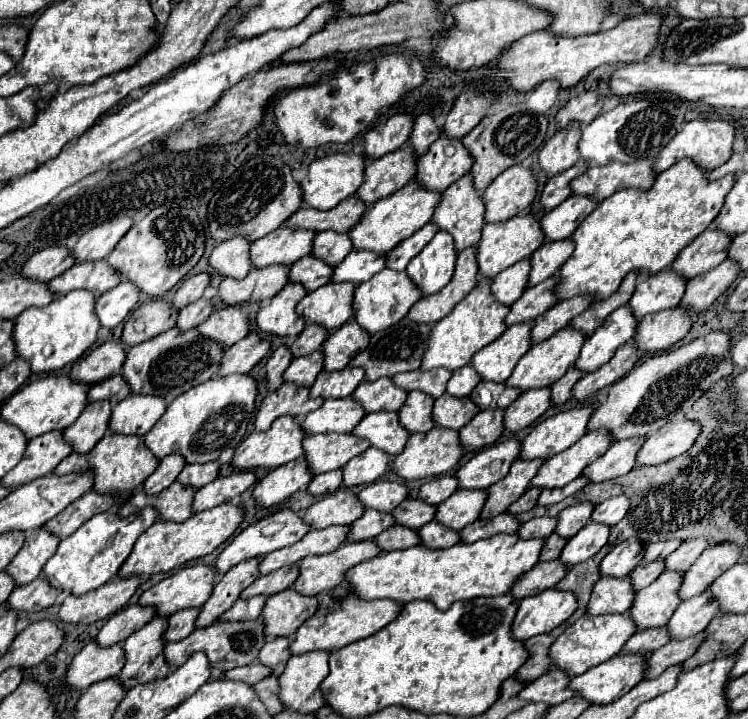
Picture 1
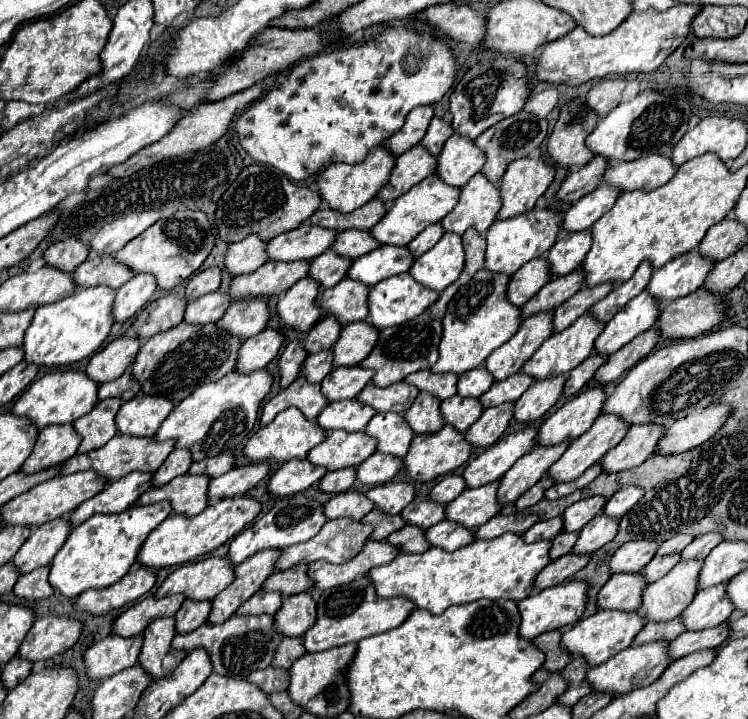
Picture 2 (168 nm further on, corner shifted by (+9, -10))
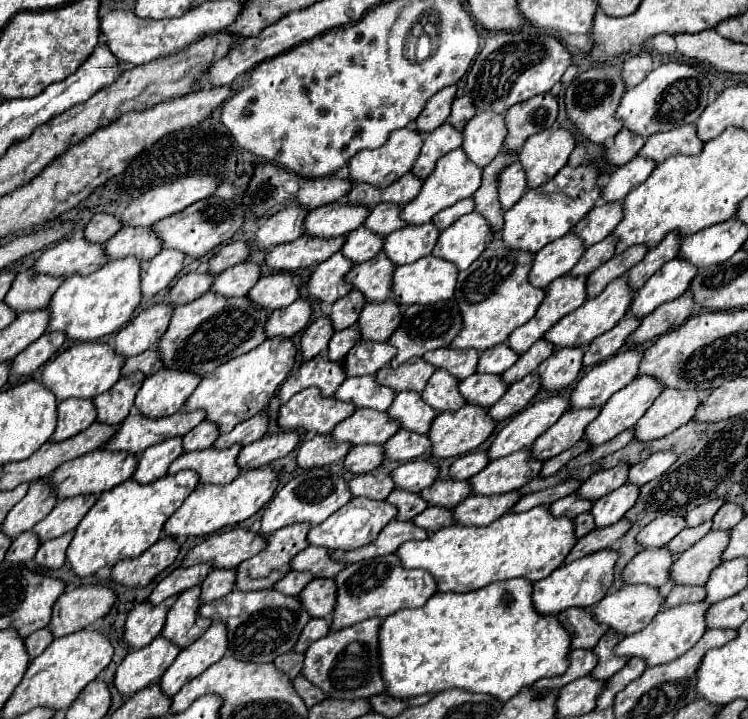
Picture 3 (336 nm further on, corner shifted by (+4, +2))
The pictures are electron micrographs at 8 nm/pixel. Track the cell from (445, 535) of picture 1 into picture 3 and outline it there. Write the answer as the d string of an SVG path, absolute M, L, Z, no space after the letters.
M509 492L505 496L469 496L461 500L451 512L457 524L461 526L487 526L493 520L501 518L509 508L519 500L517 492Z

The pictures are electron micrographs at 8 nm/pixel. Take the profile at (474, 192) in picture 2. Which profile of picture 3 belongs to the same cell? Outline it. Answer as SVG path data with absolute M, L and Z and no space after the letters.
M511 162L507 164L499 176L497 176L497 182L499 182L499 204L501 204L501 210L509 210L519 198L521 194L527 190L527 182L525 182L525 172L521 168L519 162Z

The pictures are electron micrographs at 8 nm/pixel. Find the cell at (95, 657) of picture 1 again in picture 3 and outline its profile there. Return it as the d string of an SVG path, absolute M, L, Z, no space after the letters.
M171 598L171 602L163 602L157 606L149 606L149 604L139 604L135 606L127 620L125 620L125 632L123 632L123 642L129 648L143 648L147 646L151 640L155 640L165 624L165 616L169 606L173 604L175 598Z

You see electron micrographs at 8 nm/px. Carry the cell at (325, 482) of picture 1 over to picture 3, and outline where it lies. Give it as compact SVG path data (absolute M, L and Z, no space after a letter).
M353 446L349 454L343 458L343 468L353 474L367 474L375 470L383 460L383 446Z

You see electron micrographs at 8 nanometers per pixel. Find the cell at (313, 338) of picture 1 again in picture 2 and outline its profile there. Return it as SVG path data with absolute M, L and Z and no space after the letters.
M326 316L322 318L320 322L314 324L314 328L308 332L308 338L306 338L306 350L310 354L314 352L320 352L320 350L326 350L326 348L332 348L340 336L340 330L342 330L342 324L334 318L334 316Z

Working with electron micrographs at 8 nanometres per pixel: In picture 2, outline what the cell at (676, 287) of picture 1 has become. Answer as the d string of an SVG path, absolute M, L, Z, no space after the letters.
M700 250L688 252L688 256L678 256L676 260L664 264L664 268L656 270L646 290L658 302L688 296L704 284L714 264L714 260L704 260L704 256L700 256Z

